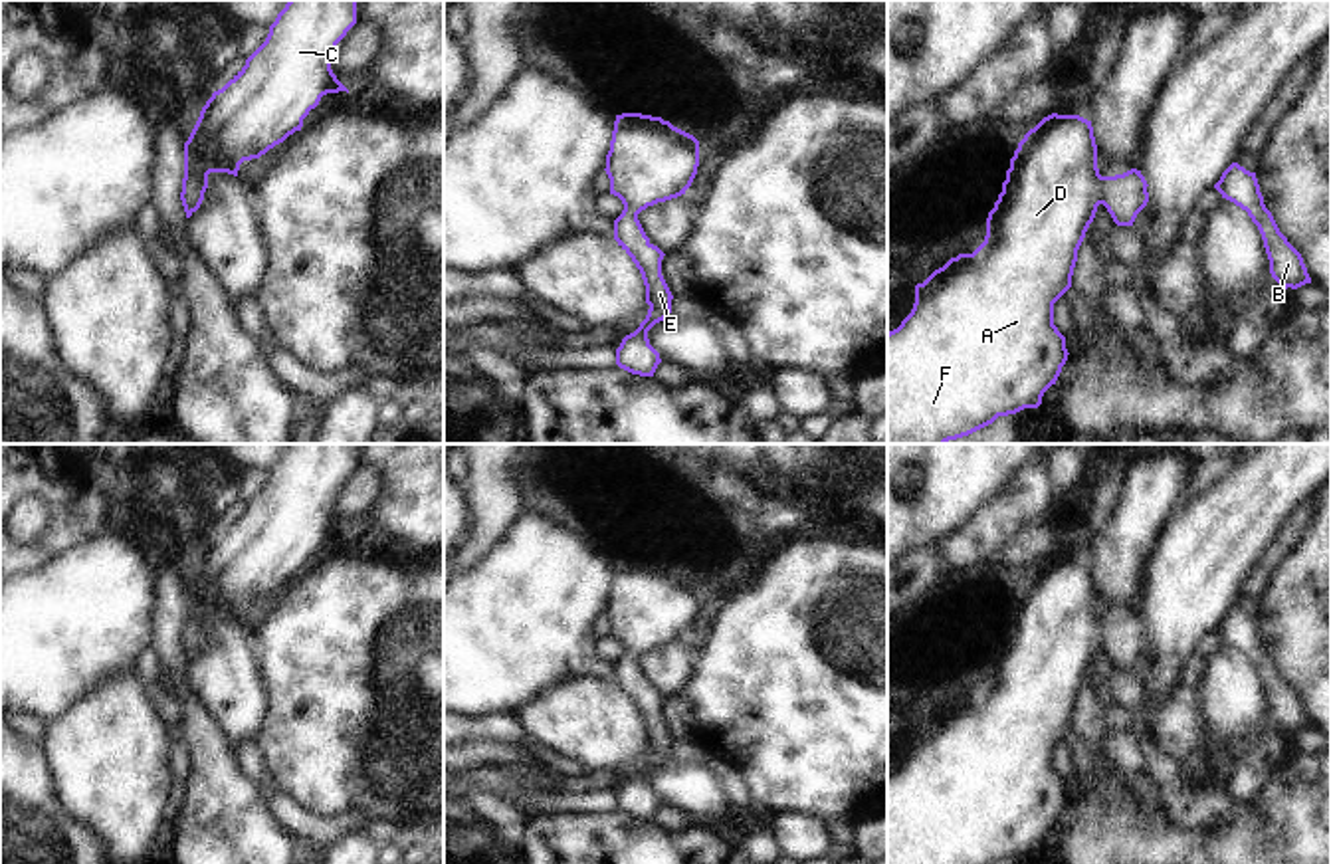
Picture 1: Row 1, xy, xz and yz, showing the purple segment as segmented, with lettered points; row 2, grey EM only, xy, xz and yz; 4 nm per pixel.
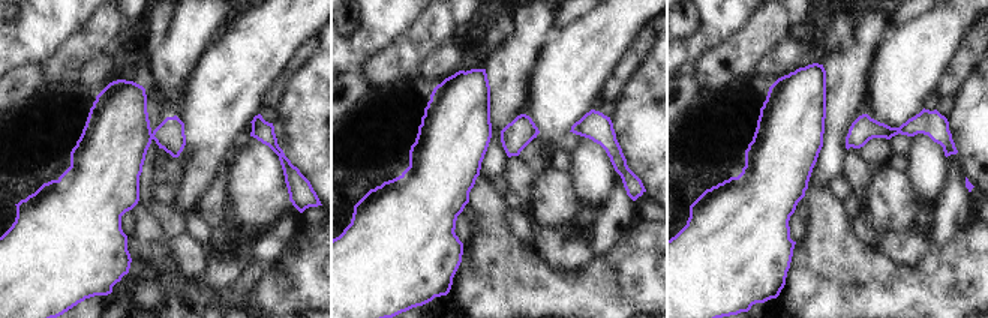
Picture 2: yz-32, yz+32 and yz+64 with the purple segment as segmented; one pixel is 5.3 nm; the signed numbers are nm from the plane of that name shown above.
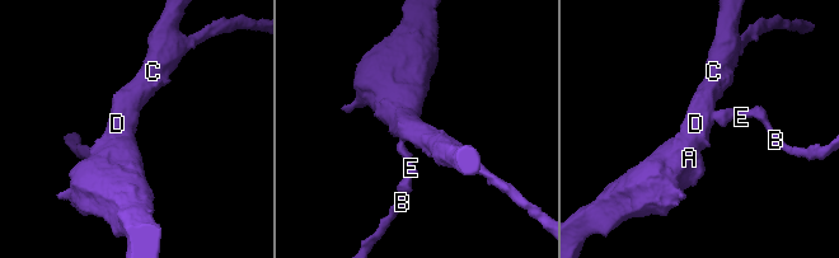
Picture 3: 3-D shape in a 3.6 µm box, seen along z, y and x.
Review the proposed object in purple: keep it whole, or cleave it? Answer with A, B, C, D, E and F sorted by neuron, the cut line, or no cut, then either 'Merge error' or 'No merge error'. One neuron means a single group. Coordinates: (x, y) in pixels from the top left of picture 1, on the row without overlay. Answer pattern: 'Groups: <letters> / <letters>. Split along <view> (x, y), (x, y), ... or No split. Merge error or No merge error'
Groups: A B C D E F. No split. No merge error

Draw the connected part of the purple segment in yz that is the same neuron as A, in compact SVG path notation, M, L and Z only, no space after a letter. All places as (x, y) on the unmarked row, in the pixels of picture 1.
M1052 557L1030 573L1018 587L1018 593L1010 602L1010 612L1006 614L1006 624L1002 626L1002 636L998 638L994 652L988 656L984 686L973 698L959 698L957 702L951 702L923 727L917 727L911 757L897 773L887 777L887 864L996 864L998 860L1016 858L1024 852L1038 852L1044 836L1056 828L1070 799L1066 793L1066 781L1054 769L1054 747L1072 731L1077 694L1095 662L1097 650L1103 648L1117 670L1133 670L1137 658L1149 646L1147 630L1145 620L1137 612L1115 620L1099 618L1093 571L1091 565L1079 559Z

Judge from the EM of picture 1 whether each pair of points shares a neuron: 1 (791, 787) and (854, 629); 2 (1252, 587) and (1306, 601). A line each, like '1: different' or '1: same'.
1: same
2: different

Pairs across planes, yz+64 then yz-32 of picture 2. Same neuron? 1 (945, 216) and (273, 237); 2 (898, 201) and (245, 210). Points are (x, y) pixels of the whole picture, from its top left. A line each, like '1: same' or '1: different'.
1: same
2: different

